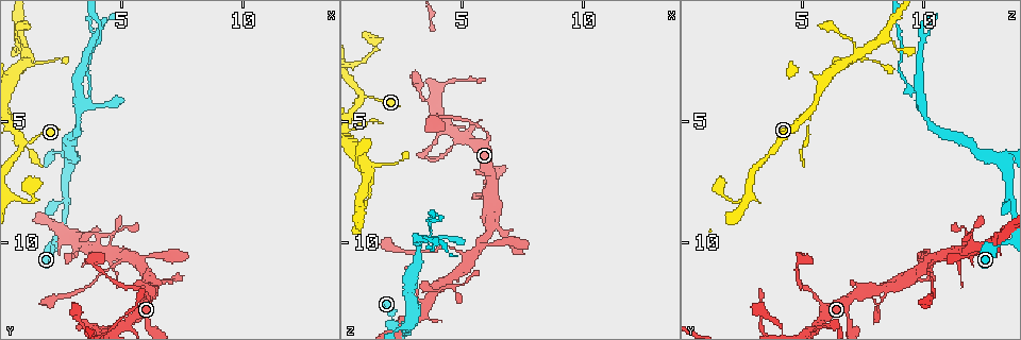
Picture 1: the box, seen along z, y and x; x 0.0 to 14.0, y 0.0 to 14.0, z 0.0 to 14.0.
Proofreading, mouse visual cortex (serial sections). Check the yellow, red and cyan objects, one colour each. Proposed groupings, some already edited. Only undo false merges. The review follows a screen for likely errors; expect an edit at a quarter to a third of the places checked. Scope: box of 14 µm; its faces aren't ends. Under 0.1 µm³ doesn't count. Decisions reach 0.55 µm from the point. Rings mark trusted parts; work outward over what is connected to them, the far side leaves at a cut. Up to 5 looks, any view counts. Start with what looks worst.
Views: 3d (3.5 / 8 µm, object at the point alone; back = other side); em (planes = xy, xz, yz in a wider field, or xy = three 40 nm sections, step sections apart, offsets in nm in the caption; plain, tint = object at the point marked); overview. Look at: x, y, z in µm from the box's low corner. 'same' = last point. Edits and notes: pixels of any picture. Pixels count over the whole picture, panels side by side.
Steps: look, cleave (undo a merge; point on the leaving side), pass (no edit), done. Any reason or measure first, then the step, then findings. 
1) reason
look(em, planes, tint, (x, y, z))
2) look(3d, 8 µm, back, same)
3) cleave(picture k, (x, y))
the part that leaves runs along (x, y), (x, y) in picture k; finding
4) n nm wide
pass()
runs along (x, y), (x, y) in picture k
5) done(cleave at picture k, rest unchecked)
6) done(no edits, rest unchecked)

calibre changes
look(3d, 8 µm, (0.9, 5.8, 4.0))

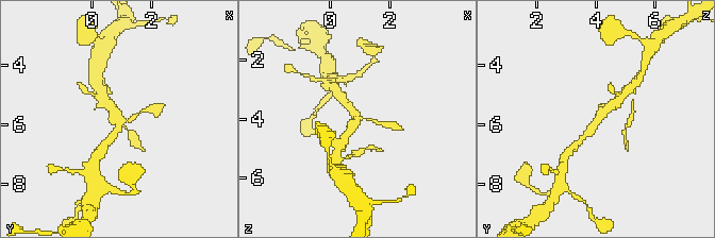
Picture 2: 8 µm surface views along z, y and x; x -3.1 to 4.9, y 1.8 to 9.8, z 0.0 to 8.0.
look(em, xy, step 5, tint, (1.0, 5.9, 4.1))

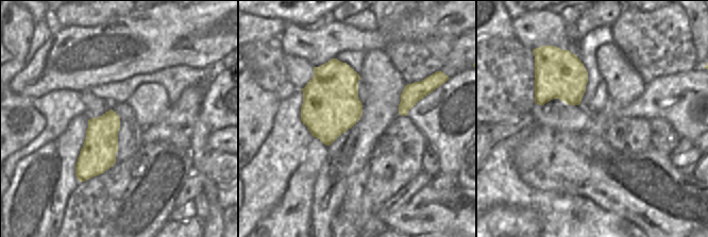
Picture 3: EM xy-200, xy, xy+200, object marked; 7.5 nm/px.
pass()
runs along (386, 125), (360, 119), (344, 139) in picture 2; one cell here

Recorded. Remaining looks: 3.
thin arm on a thick one
look(3d, 3.5 µm, (2.8, 6.7, 13.3))

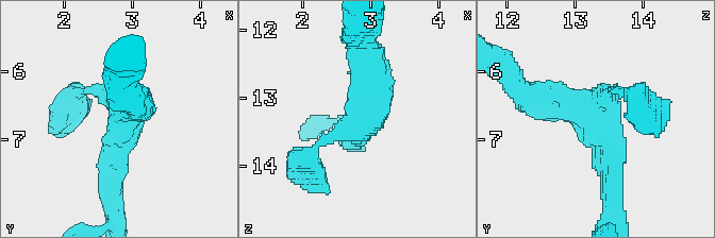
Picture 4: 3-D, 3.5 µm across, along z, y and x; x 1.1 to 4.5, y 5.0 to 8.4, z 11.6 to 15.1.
3 arms; arms of 150, 300, 400 nm
look(em, xy, step 5, tint, (2.90, 6.80, 13.35))

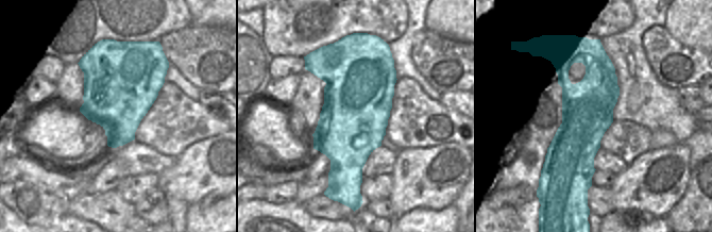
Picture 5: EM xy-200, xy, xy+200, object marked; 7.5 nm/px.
another direction
look(em, planes, tint, same)

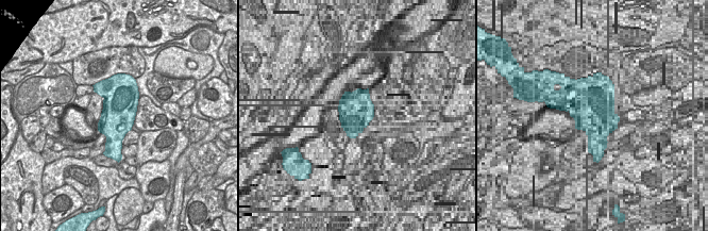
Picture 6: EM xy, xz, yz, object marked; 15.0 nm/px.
pass()
runs along (612, 173), (584, 105), (528, 99) in picture 4; one cell here

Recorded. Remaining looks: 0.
done(no edits, rest unchecked)

